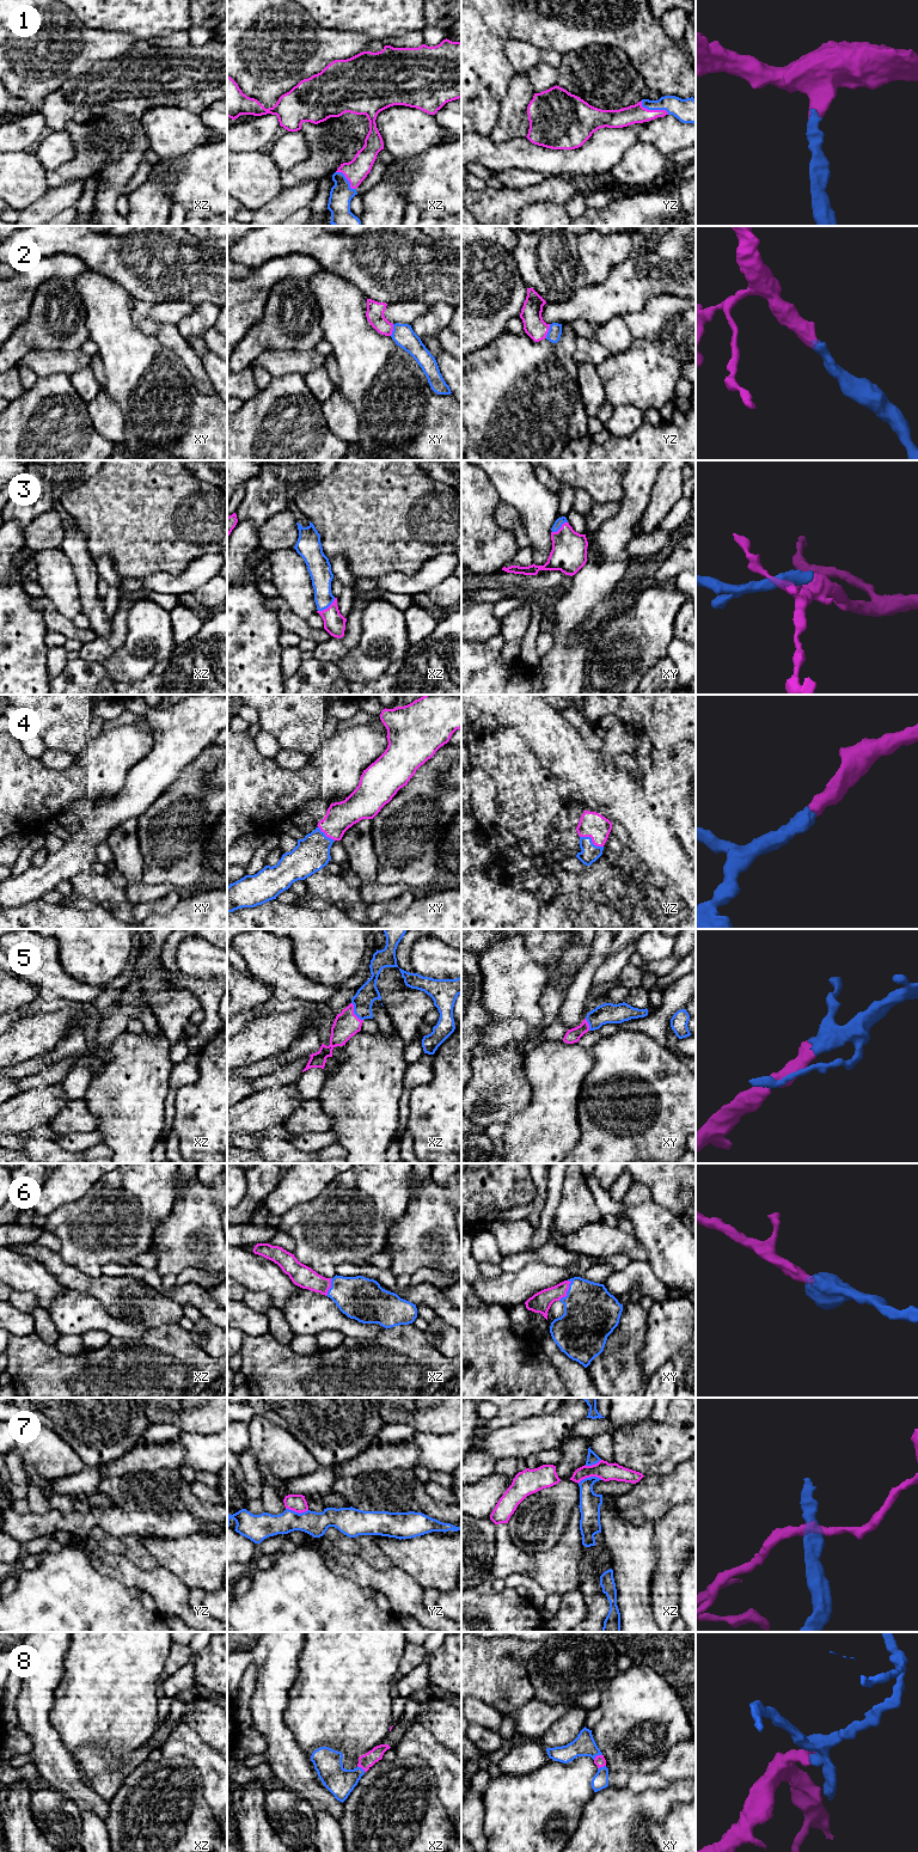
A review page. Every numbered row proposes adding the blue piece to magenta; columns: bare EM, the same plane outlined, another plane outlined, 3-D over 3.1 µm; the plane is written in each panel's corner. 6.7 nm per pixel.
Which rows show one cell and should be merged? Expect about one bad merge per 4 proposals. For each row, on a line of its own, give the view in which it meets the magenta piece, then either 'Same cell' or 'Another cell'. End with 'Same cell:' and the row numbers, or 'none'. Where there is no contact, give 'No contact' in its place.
1: Touches magenta in yz. Same cell
2: Touches magenta in yz. Same cell
3: Touches magenta in xz. Same cell
4: Touches magenta in yz. Same cell
5: Touches magenta in xz. Same cell
6: Touches magenta in xy. Same cell
7: Touches magenta in xz. Another cell
8: Touches magenta in xy. Same cell
Same cell: 1, 2, 3, 4, 5, 6, 8

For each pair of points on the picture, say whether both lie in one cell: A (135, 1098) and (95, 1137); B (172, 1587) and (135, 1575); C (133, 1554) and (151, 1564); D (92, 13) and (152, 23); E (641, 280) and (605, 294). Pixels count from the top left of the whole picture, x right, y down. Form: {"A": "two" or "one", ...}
{"A": "two", "B": "one", "C": "one", "D": "one", "E": "one"}

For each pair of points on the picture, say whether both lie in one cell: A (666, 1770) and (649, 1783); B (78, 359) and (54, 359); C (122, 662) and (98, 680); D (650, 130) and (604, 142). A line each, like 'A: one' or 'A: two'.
A: two
B: one
C: two
D: two

